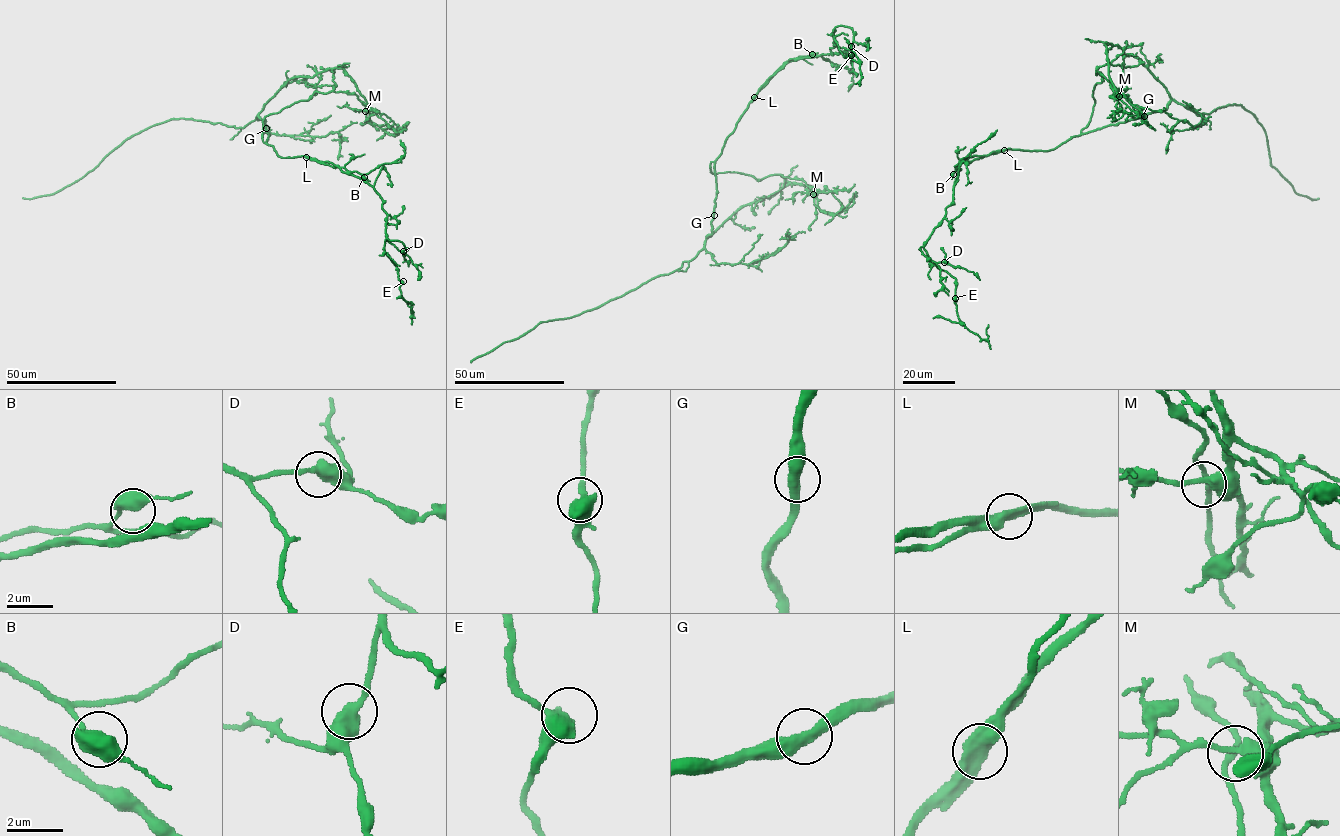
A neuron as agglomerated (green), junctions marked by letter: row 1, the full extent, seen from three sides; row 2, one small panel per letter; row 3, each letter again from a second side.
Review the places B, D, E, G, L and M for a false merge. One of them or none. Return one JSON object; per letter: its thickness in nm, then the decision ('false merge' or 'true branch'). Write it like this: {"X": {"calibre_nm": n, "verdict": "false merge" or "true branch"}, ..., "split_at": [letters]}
{"B": {"calibre_nm": 550, "verdict": "true branch"}, "D": {"calibre_nm": 460, "verdict": "true branch"}, "E": {"calibre_nm": 500, "verdict": "true branch"}, "G": {"calibre_nm": 460, "verdict": "true branch"}, "L": {"calibre_nm": 480, "verdict": "false merge"}, "M": {"calibre_nm": 400, "verdict": "true branch"}, "split_at": ["L"]}

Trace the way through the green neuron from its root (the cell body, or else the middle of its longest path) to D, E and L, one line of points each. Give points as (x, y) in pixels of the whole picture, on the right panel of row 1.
D: (1097, 128), (1047, 151), (999, 150), (964, 160), (959, 167), (953, 202), (919, 249), (933, 261), (944, 262)
E: (1097, 128), (1047, 151), (999, 150), (960, 164), (953, 202), (924, 246), (928, 260), (955, 279), (955, 298)
L: (1097, 128), (1074, 136), (1047, 151), (1005, 150)

